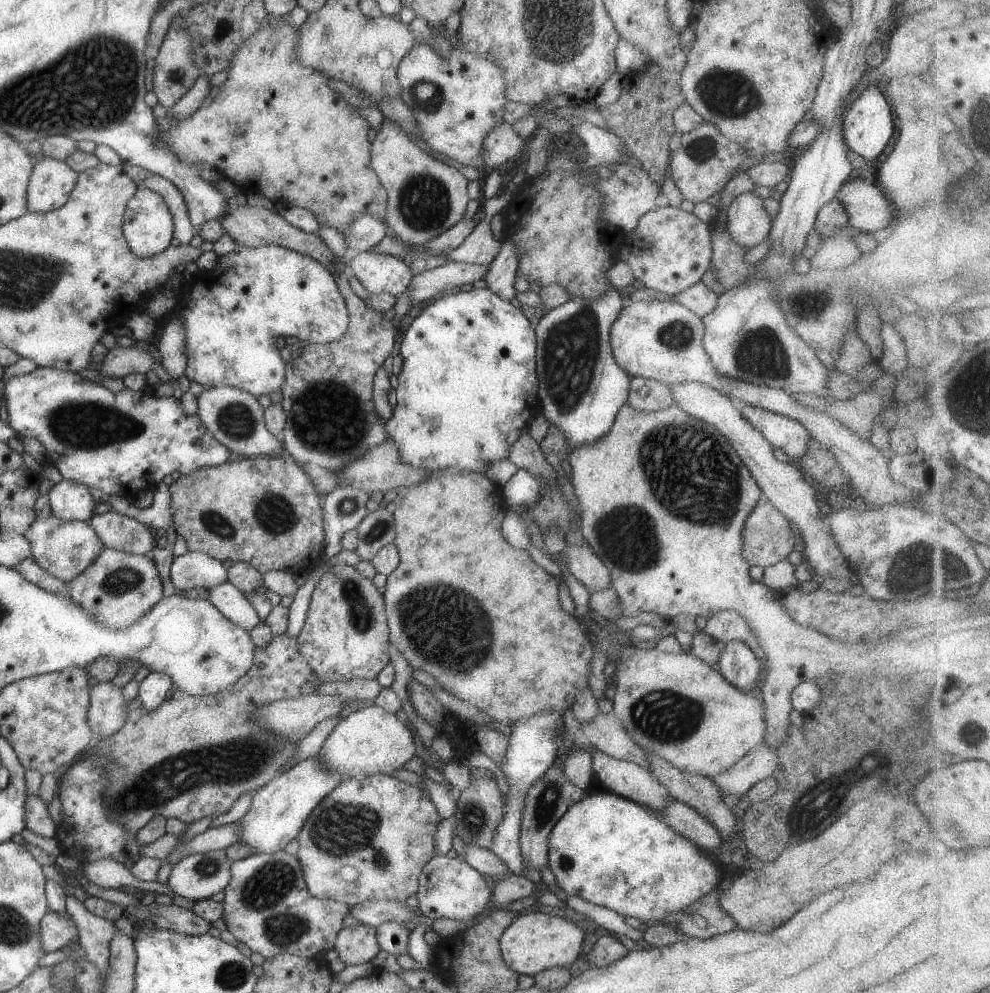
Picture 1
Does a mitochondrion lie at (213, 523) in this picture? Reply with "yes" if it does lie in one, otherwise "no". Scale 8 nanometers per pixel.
yes

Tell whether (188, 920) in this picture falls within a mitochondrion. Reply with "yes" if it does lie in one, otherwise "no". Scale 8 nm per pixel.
no

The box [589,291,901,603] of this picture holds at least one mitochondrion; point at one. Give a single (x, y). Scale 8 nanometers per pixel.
(673, 487)

